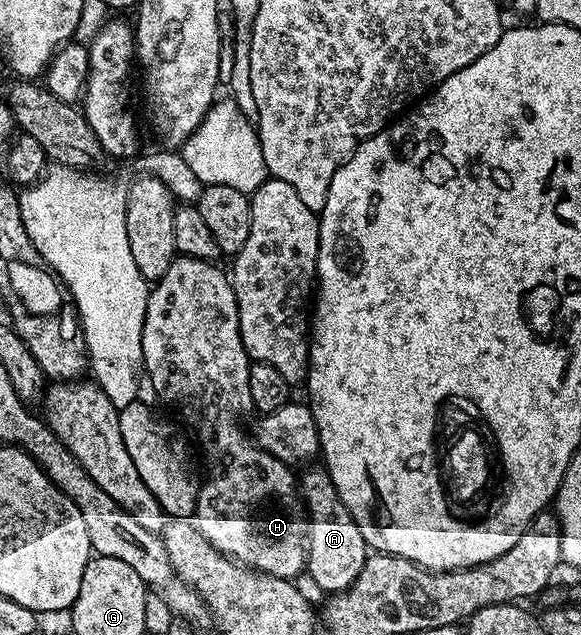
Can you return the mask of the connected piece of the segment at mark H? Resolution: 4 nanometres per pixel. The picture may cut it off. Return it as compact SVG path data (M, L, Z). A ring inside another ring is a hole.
M175 256L168 271L164 271L162 278L149 290L142 332L142 369L155 395L164 404L171 405L198 436L198 445L206 460L206 477L204 473L192 520L204 539L208 539L223 557L237 561L239 565L273 577L294 579L306 568L306 532L310 523L296 484L295 470L261 449L251 430L242 426L242 420L255 412L248 391L248 371L252 362L240 339L234 287L229 276L225 272L222 274L216 266L213 260Z

